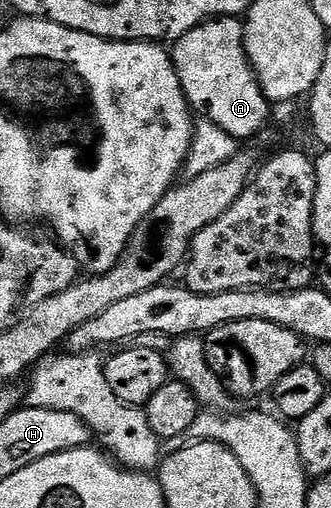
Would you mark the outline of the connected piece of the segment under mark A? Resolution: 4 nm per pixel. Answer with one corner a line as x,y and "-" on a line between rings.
224,16
197,24
188,34
173,41
174,69
180,78
182,93
201,119
216,122
220,130
246,142
261,130
272,116
272,104
262,92
242,44
241,19

